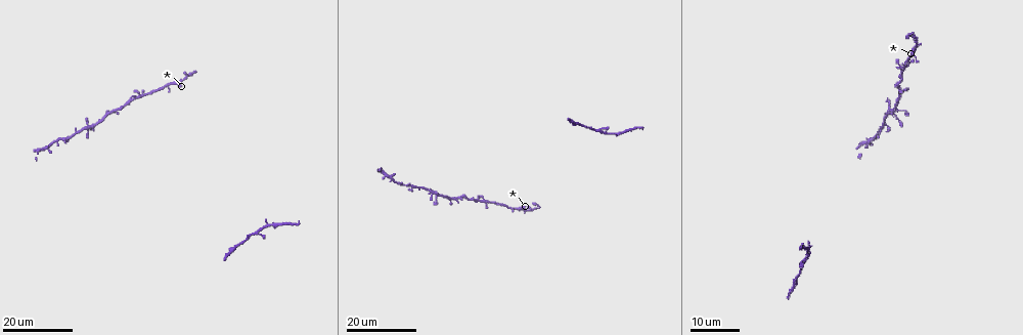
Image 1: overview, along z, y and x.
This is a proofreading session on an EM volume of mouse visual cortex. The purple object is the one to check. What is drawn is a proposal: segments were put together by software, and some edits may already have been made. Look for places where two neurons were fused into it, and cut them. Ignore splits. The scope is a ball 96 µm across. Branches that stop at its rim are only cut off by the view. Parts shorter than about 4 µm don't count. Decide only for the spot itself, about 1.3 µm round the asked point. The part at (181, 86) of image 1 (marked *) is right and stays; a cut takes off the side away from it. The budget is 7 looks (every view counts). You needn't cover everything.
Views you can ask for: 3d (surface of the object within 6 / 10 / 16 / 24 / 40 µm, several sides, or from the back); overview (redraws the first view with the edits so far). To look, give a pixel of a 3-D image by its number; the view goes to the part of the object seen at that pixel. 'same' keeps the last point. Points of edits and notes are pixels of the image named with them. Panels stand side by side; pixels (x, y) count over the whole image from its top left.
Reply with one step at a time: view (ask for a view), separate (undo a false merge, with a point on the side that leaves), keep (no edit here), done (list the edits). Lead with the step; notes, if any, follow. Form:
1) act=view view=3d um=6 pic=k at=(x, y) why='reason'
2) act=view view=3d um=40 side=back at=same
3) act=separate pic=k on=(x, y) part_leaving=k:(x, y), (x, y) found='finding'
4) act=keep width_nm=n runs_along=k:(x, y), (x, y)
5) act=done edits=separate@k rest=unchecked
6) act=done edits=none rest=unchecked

act=view view=3d um=16 pic=1 at=(911, 33) why='calibre changes'

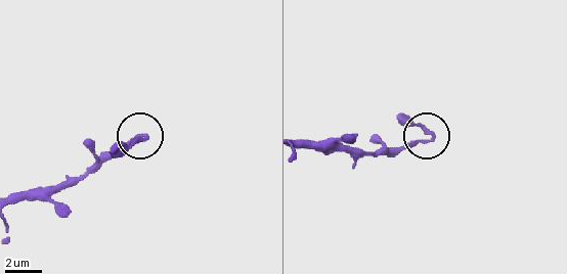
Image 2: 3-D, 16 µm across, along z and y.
act=view view=3d um=10 pic=2 at=(141, 138)

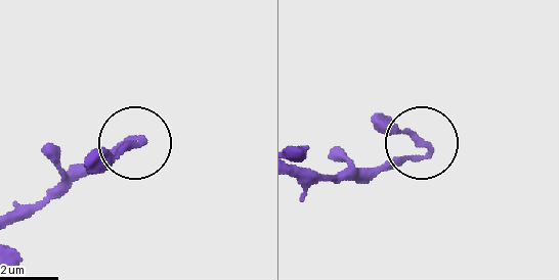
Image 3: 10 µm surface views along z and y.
act=keep width_nm=200 found='continuous, no second neuron'

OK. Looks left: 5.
act=view view=3d um=16 pic=1 at=(178, 82) why='three-way junction'

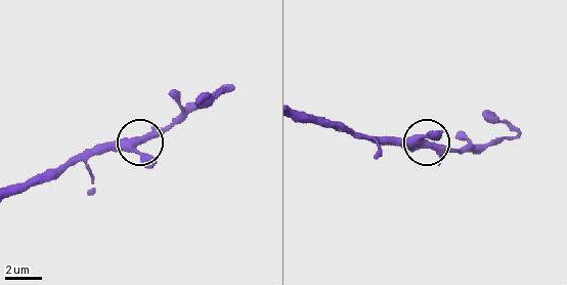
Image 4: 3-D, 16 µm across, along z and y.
act=view view=3d um=6 pic=4 at=(135, 140) why='zoom in'

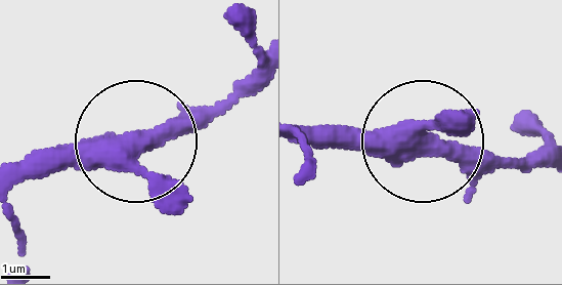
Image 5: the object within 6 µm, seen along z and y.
act=keep arms=3 runs_along=5:(478, 108), (421, 145), (539, 156) found='all the same neuron'

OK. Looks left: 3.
act=view view=3d um=24 pic=1 at=(130, 98) why='thin neck'

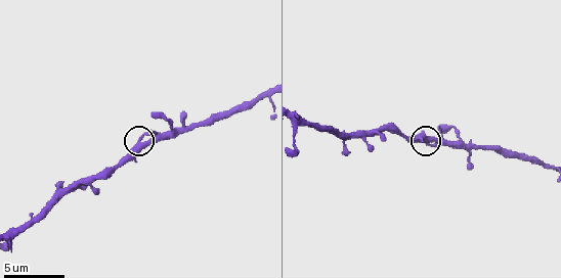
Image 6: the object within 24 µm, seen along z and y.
act=view view=3d um=6 pic=6 at=(141, 135)

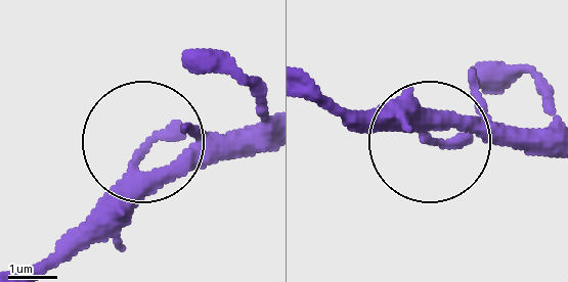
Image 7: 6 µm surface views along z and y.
act=keep found='one neuron here'

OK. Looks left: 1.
act=done edits=none rest=unchecked

